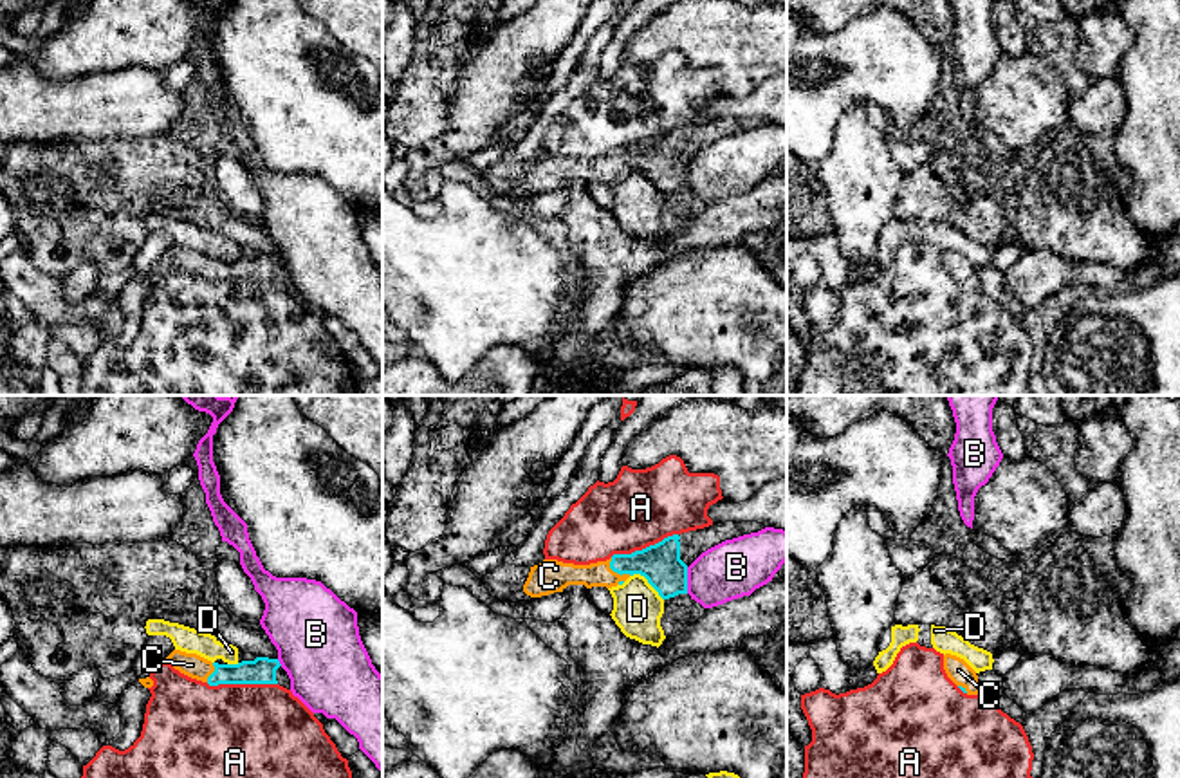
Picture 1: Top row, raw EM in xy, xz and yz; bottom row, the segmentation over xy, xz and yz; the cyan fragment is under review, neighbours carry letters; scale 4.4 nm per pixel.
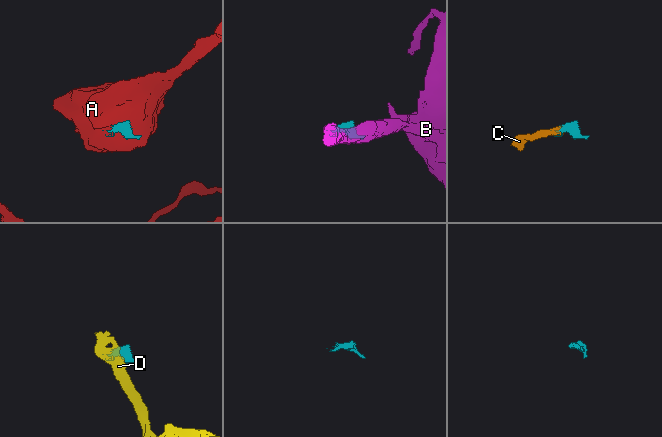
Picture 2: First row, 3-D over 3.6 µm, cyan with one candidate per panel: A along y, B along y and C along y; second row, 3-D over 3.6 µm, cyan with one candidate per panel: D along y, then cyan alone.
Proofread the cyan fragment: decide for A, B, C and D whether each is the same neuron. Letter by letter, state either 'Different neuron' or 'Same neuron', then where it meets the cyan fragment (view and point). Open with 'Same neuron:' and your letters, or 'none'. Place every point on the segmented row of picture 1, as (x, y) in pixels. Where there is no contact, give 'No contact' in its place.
Same neuron: C
A: Different neuron. Touches cyan at xy (242, 683)
B: Different neuron. Touches cyan at xz (686, 580)
C: Same neuron. Touches cyan at xz (616, 571)
D: Different neuron. Touches cyan at xz (648, 582)

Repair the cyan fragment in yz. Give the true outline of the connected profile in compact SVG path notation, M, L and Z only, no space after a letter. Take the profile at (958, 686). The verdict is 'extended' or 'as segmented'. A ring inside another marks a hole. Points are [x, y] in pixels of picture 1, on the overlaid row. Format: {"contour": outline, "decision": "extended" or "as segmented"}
{"contour": "M945 653L944 670L963 693L980 695L978 675L963 659Z", "decision": "extended"}

